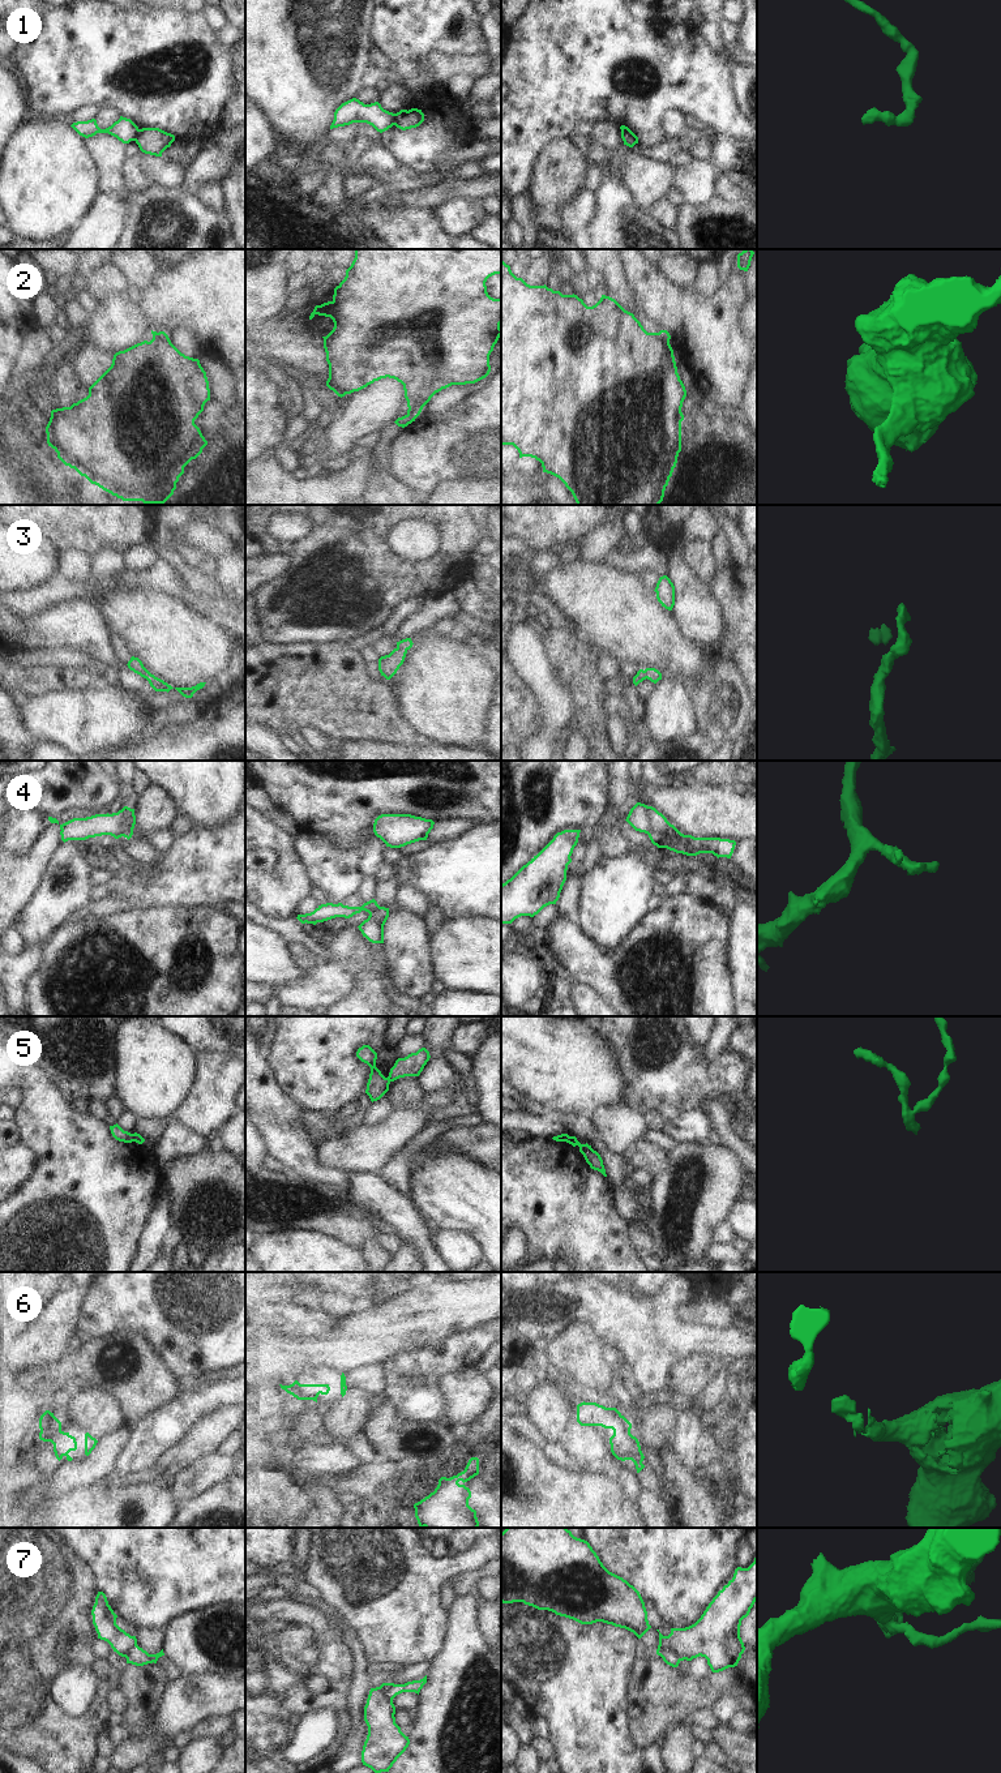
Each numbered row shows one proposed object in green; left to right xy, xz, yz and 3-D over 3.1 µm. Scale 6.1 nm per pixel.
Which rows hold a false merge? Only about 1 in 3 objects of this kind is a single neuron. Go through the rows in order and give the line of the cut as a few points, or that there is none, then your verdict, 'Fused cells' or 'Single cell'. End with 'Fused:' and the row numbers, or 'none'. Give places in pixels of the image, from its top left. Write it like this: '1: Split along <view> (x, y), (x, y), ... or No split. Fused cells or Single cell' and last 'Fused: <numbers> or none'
1: Split along xy (138, 129), (133, 140). Fused cells
2: Split along xz (409, 406), (422, 409). Fused cells
3: No split. Single cell
4: Split along yz (647, 806), (650, 817), (649, 834). Fused cells
5: Split along xz (386, 1078), (390, 1080). Fused cells
6: No split. Single cell
7: Split along yz (658, 1648), (668, 1648), (679, 1661). Fused cells
Fused: 1, 2, 4, 5, 7

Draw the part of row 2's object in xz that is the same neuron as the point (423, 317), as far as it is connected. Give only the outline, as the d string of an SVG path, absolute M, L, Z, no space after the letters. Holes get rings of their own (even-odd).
M355 249L355 258L346 270L345 279L334 288L333 300L316 305L309 316L309 320L316 314L330 317L334 322L333 330L322 337L329 364L326 386L342 398L389 377L403 385L407 407L423 408L442 389L485 378L491 372L489 355L501 337L501 297L491 297L485 286L487 279L495 274L501 274L501 249Z

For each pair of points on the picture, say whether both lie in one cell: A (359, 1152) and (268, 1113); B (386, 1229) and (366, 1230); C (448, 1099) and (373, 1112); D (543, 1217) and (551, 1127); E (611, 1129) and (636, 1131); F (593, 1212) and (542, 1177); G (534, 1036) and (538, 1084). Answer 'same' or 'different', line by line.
A: different
B: different
C: different
D: different
E: same
F: same
G: same

